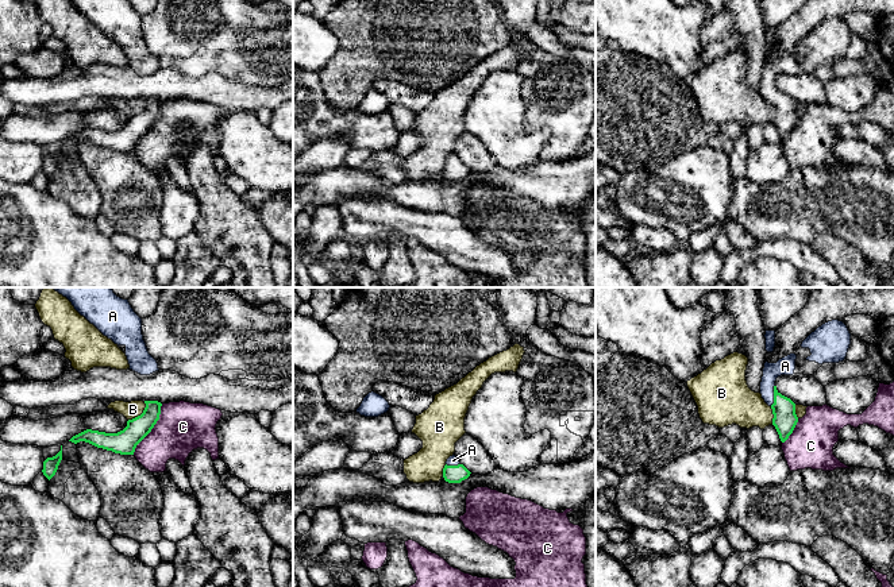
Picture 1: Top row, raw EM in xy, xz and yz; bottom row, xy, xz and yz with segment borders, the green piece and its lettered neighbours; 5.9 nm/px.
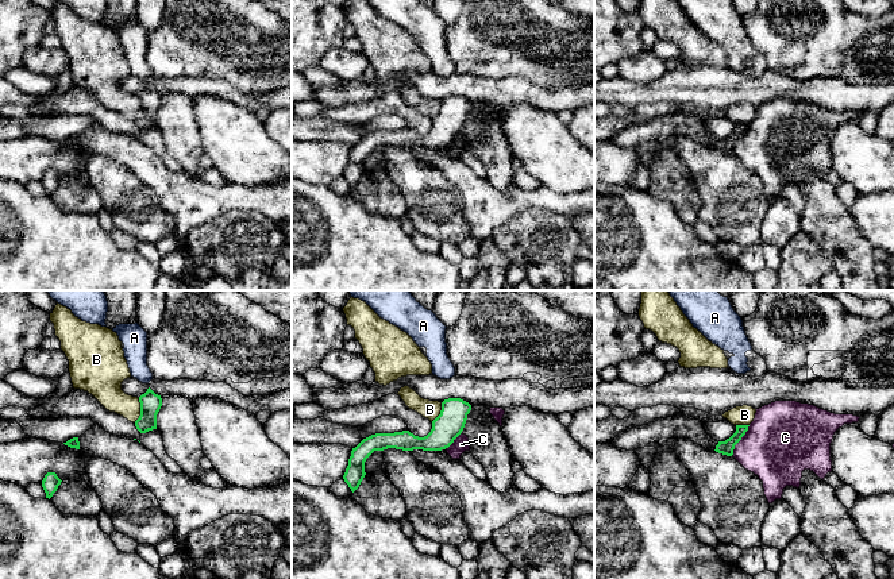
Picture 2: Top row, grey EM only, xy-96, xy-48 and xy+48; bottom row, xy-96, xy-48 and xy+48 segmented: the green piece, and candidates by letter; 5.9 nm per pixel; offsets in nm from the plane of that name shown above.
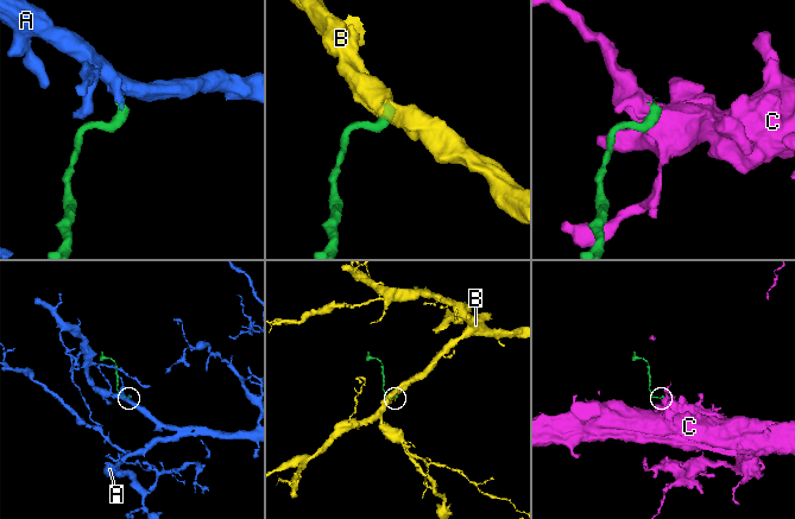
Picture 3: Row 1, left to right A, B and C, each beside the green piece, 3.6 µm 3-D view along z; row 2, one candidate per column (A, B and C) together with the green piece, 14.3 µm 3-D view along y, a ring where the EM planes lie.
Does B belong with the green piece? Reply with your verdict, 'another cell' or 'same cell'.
another cell

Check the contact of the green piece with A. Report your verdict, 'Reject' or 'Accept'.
Accept

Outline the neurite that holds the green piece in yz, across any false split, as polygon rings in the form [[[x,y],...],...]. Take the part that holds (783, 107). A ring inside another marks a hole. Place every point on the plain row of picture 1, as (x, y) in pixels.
[[[832,18],[812,30],[795,51],[790,51],[777,61],[764,61],[760,92],[772,107],[772,123],[782,140],[793,131],[798,115],[795,101],[777,88],[777,76],[793,72],[814,73],[824,61],[843,59],[849,42],[851,31],[847,23],[843,19]]]

